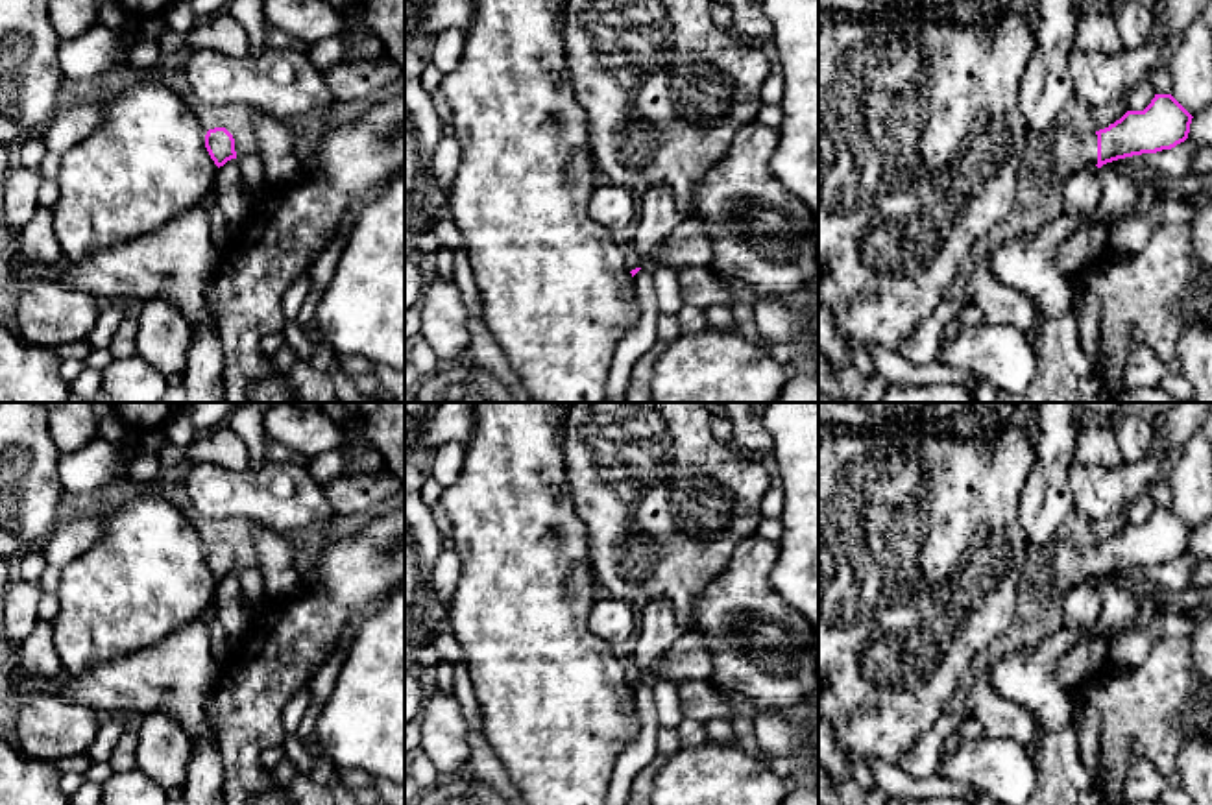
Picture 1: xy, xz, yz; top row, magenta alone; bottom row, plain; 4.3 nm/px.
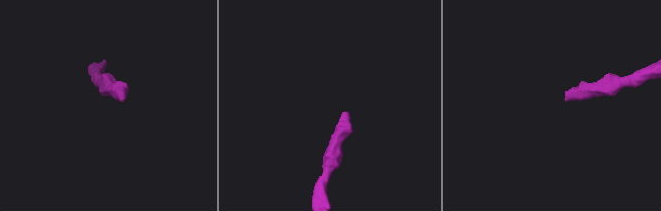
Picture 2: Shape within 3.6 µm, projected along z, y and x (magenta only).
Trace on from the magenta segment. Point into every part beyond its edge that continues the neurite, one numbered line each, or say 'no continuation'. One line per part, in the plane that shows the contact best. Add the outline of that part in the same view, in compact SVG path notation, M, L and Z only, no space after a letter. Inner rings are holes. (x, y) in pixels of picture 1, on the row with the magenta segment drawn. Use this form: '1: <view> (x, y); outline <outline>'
1: yz (1070, 152); outline M1064 126L1053 133L1048 162L1033 170L1031 181L1046 186L1053 172L1072 175L1090 164L1097 164L1096 131L1081 133Z

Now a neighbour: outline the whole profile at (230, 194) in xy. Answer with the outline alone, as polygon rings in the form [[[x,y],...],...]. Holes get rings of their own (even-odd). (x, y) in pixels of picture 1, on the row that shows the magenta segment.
[[[238,159],[227,161],[218,168],[216,175],[216,201],[231,227],[236,227],[246,218],[251,201],[244,194],[242,175],[238,168]]]

